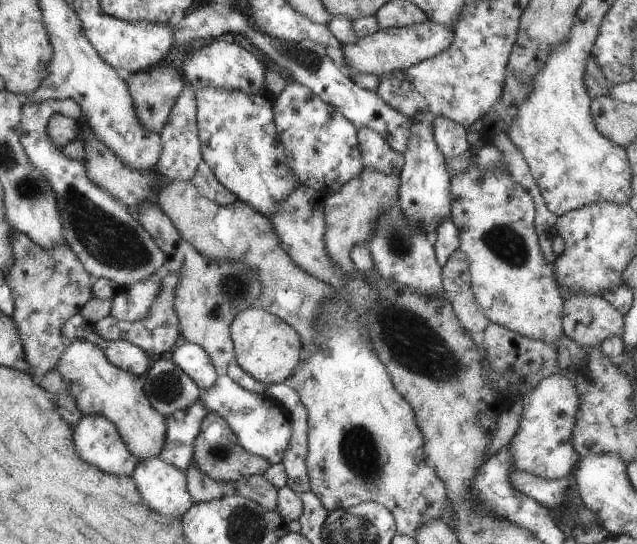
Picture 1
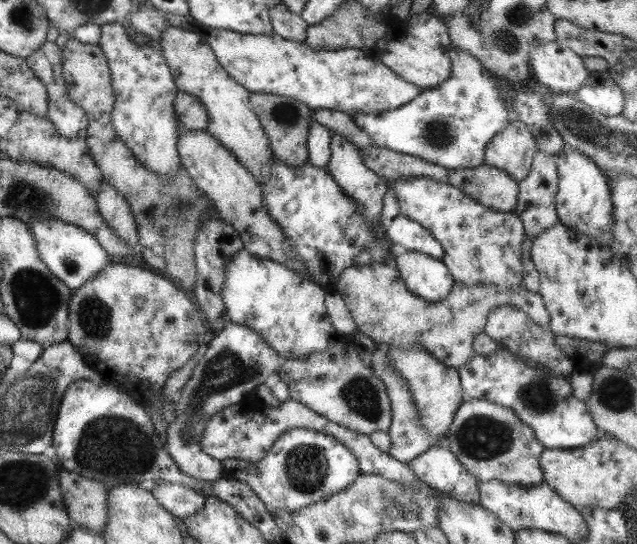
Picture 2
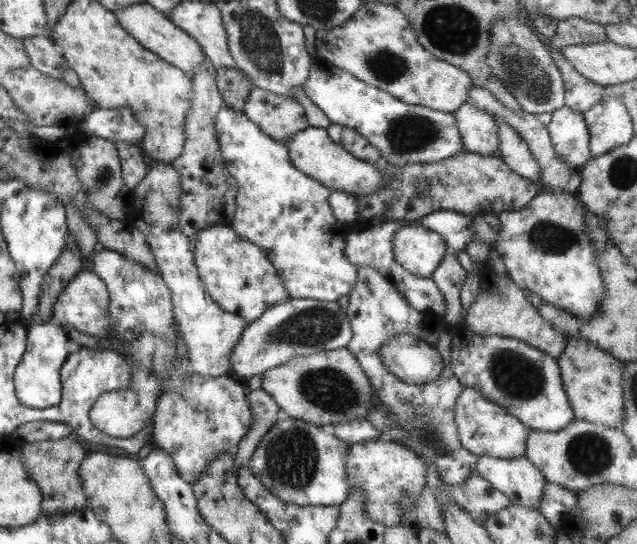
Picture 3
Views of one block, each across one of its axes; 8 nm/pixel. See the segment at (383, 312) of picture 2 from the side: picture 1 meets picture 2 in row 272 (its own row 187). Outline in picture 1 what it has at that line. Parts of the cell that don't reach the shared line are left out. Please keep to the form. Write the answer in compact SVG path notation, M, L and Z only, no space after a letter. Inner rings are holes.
M363 167L361 172L347 182L344 182L336 193L331 193L323 198L324 221L326 231L324 232L324 245L332 258L334 265L349 274L355 270L350 252L353 245L365 245L374 235L376 218L381 211L390 206L392 201L398 198L399 178L394 174L383 174L376 170Z

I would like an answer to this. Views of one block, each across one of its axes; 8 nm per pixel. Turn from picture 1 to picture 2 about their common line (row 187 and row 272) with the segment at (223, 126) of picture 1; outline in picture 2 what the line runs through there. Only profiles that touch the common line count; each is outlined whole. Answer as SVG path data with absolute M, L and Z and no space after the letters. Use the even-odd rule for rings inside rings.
M241 248L225 265L220 298L227 321L259 333L261 339L279 355L279 360L305 359L309 353L323 351L337 341L337 333L324 306L325 292L309 279L297 275L272 260Z

